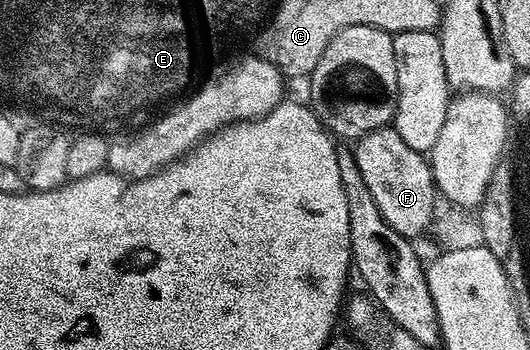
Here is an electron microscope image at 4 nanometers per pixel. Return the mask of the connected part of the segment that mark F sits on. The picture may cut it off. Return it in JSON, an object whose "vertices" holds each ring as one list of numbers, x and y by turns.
{"vertices":[[392,126,367,132,366,135,355,141,354,151,358,170,362,170,362,178,365,179,366,186,369,187,370,194,374,198,374,203,378,205,384,221,398,234,409,238,423,237,423,232,427,233,433,227,434,202,438,195,429,157,418,150,410,150,410,146,406,146,406,142,402,142,402,134,398,134,395,127]]}

